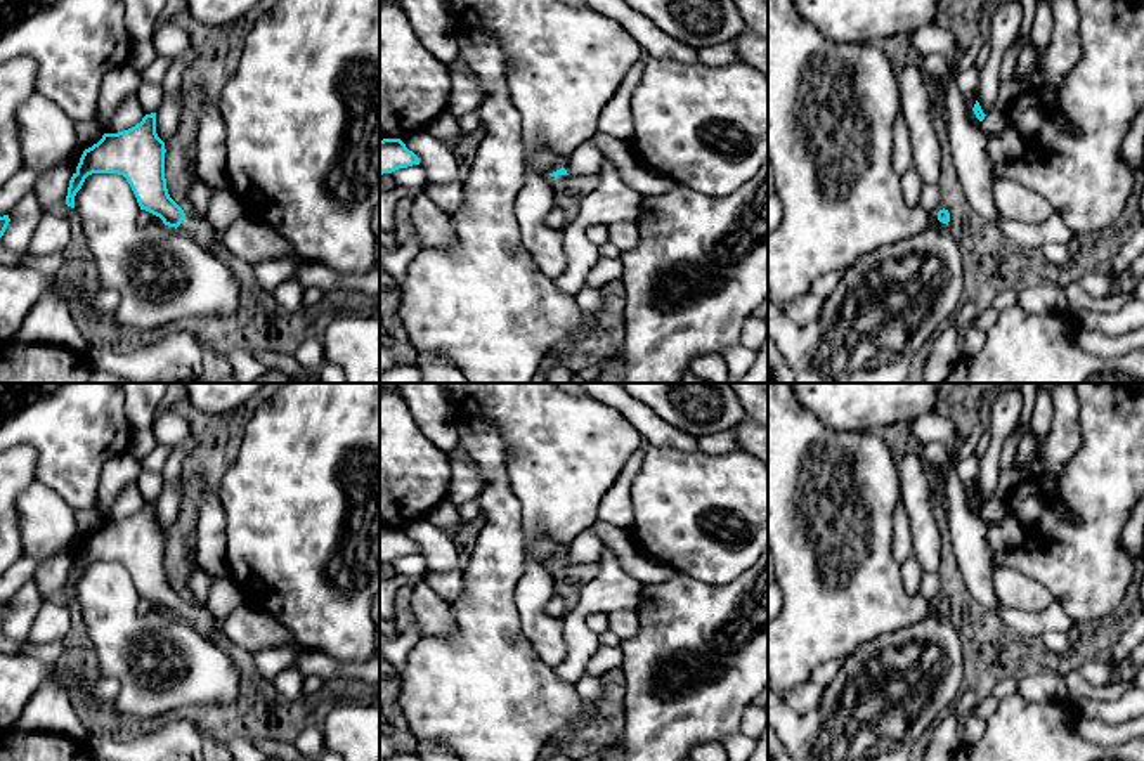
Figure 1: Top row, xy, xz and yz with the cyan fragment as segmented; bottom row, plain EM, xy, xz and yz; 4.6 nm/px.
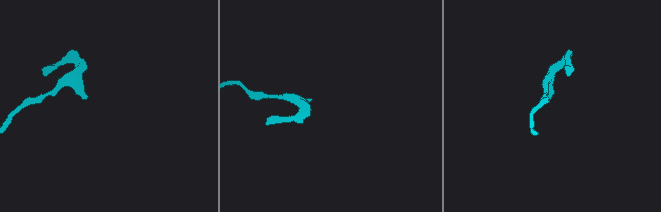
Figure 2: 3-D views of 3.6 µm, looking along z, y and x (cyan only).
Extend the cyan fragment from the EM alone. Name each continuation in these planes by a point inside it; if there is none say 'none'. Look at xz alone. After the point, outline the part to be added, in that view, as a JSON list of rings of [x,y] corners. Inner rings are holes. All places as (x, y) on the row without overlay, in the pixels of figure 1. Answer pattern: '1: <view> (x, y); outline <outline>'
1: xz (586, 548); outline [[[588,529],[569,543],[565,558],[569,563],[595,563],[600,560],[603,550],[605,543],[601,537],[595,530]]]

